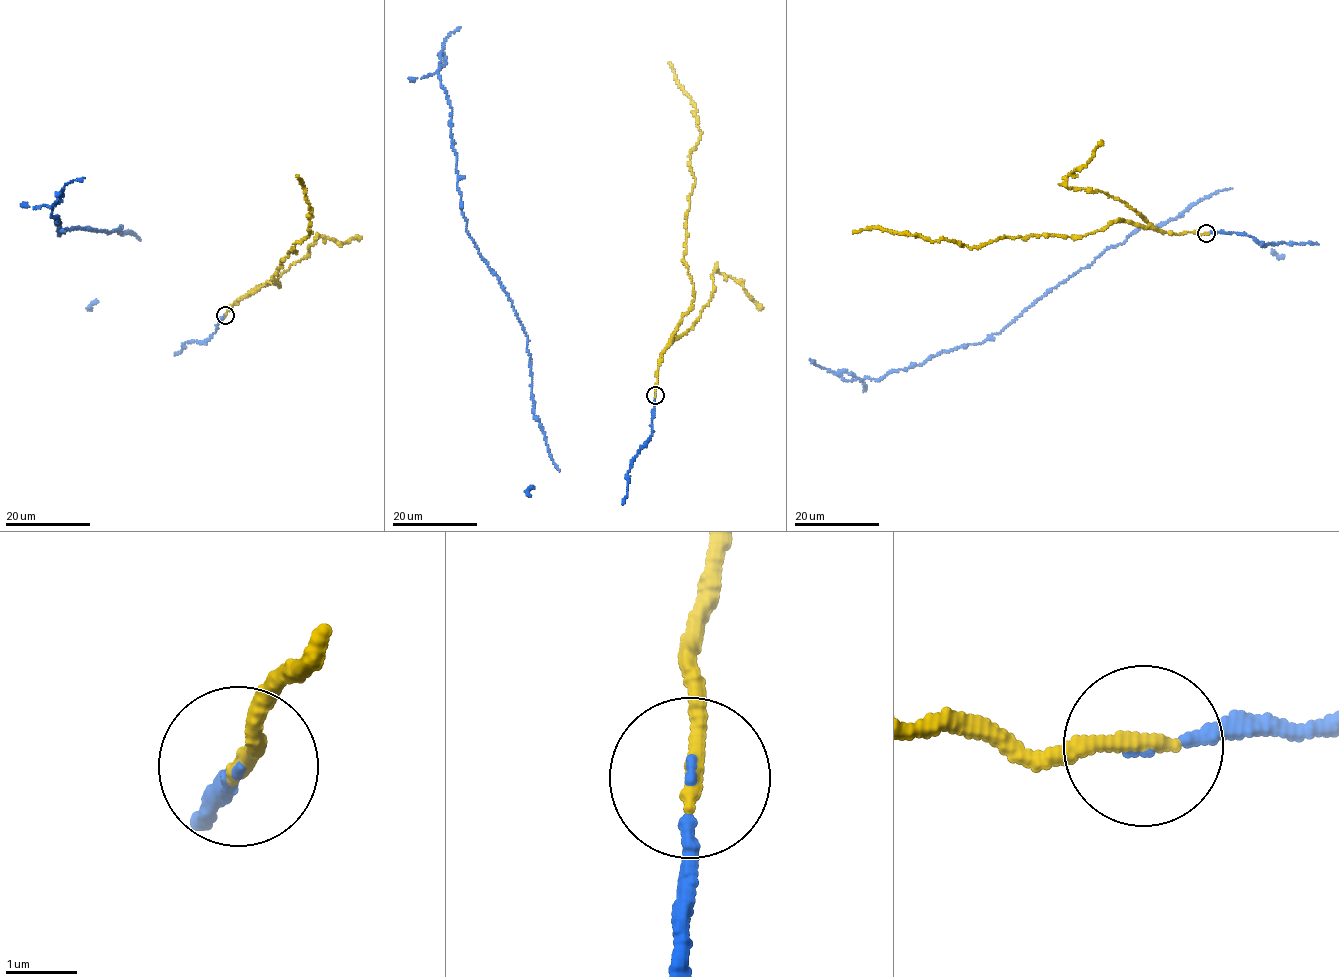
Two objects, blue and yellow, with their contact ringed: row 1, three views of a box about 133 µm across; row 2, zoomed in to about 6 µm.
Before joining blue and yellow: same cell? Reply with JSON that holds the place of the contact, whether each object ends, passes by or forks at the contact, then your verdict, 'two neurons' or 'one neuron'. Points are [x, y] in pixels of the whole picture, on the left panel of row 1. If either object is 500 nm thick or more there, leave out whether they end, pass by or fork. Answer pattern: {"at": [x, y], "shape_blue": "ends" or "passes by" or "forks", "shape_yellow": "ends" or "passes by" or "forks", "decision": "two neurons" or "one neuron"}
{"at": [225, 315], "shape_blue": "ends", "shape_yellow": "ends", "decision": "one neuron"}

